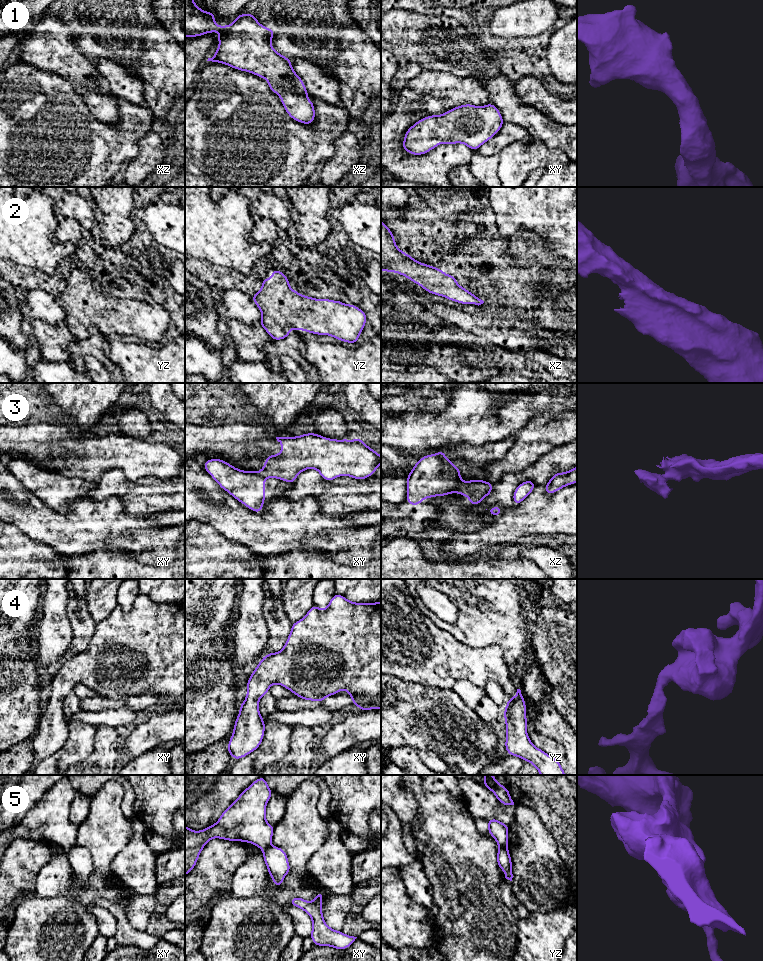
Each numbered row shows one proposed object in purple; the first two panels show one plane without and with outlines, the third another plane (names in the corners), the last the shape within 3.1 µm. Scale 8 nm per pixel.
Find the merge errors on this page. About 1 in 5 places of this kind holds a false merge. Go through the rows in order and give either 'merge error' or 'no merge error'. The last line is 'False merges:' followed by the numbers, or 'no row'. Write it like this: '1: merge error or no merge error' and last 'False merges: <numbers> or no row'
1: no merge error
2: no merge error
3: merge error
4: no merge error
5: merge error
False merges: 3, 5

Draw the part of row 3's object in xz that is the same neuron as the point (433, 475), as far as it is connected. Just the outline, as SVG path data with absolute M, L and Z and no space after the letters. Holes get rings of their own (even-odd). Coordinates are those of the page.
M439 450L436 454L429 454L420 458L408 474L406 501L415 508L416 505L420 504L426 498L459 493L458 487L460 482L460 469L450 459L445 457L444 451Z

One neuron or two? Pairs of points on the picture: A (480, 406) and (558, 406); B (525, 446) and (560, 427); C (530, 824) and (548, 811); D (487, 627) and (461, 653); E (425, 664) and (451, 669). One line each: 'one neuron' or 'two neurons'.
A: one neuron
B: one neuron
C: two neurons
D: two neurons
E: one neuron

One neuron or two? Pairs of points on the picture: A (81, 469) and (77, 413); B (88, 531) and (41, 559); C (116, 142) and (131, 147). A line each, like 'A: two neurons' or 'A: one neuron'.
A: two neurons
B: two neurons
C: one neuron

